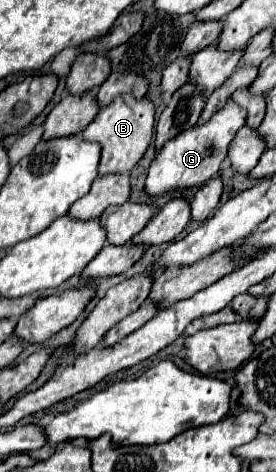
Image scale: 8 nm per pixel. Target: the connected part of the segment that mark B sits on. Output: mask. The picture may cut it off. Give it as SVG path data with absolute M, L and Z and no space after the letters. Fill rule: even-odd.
M124 95L114 99L108 107L100 109L100 113L94 117L94 121L82 131L82 139L96 141L102 147L100 153L100 165L98 175L110 175L110 173L128 173L144 155L152 141L154 133L154 105L148 99L132 99L132 95Z

